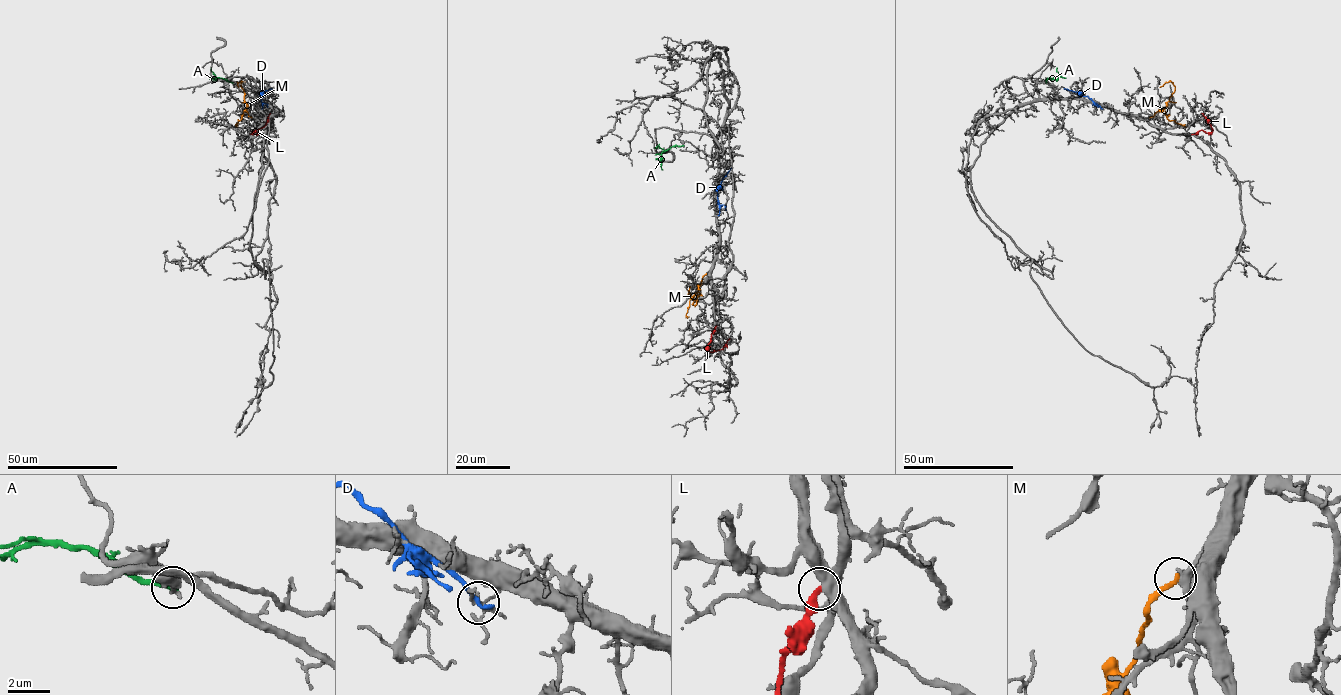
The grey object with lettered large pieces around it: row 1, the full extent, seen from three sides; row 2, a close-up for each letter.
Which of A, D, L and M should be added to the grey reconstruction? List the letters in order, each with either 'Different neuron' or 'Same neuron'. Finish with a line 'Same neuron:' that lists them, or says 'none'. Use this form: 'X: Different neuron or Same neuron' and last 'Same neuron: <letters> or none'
A: Different neuron
D: Different neuron
L: Different neuron
M: Different neuron
Same neuron: none

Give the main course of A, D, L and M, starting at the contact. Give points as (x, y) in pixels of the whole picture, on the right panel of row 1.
A: (1046, 83), (1047, 79), (1055, 79), (1059, 74), (1057, 68)
D: (1101, 108), (1087, 96), (1064, 88)
L: (1192, 134), (1200, 130), (1212, 131), (1202, 113)
M: (1150, 117), (1163, 109), (1175, 88), (1171, 81), (1160, 87)

